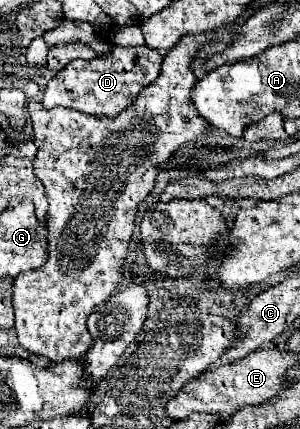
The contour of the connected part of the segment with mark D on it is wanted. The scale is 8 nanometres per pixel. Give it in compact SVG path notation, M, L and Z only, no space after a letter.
M114 46L112 52L104 58L94 60L72 60L68 68L60 70L44 90L42 106L44 108L72 108L90 116L98 118L114 118L122 110L134 104L140 90L148 84L152 84L160 74L162 56L156 50L150 50L146 46L134 46L134 48L120 48Z

